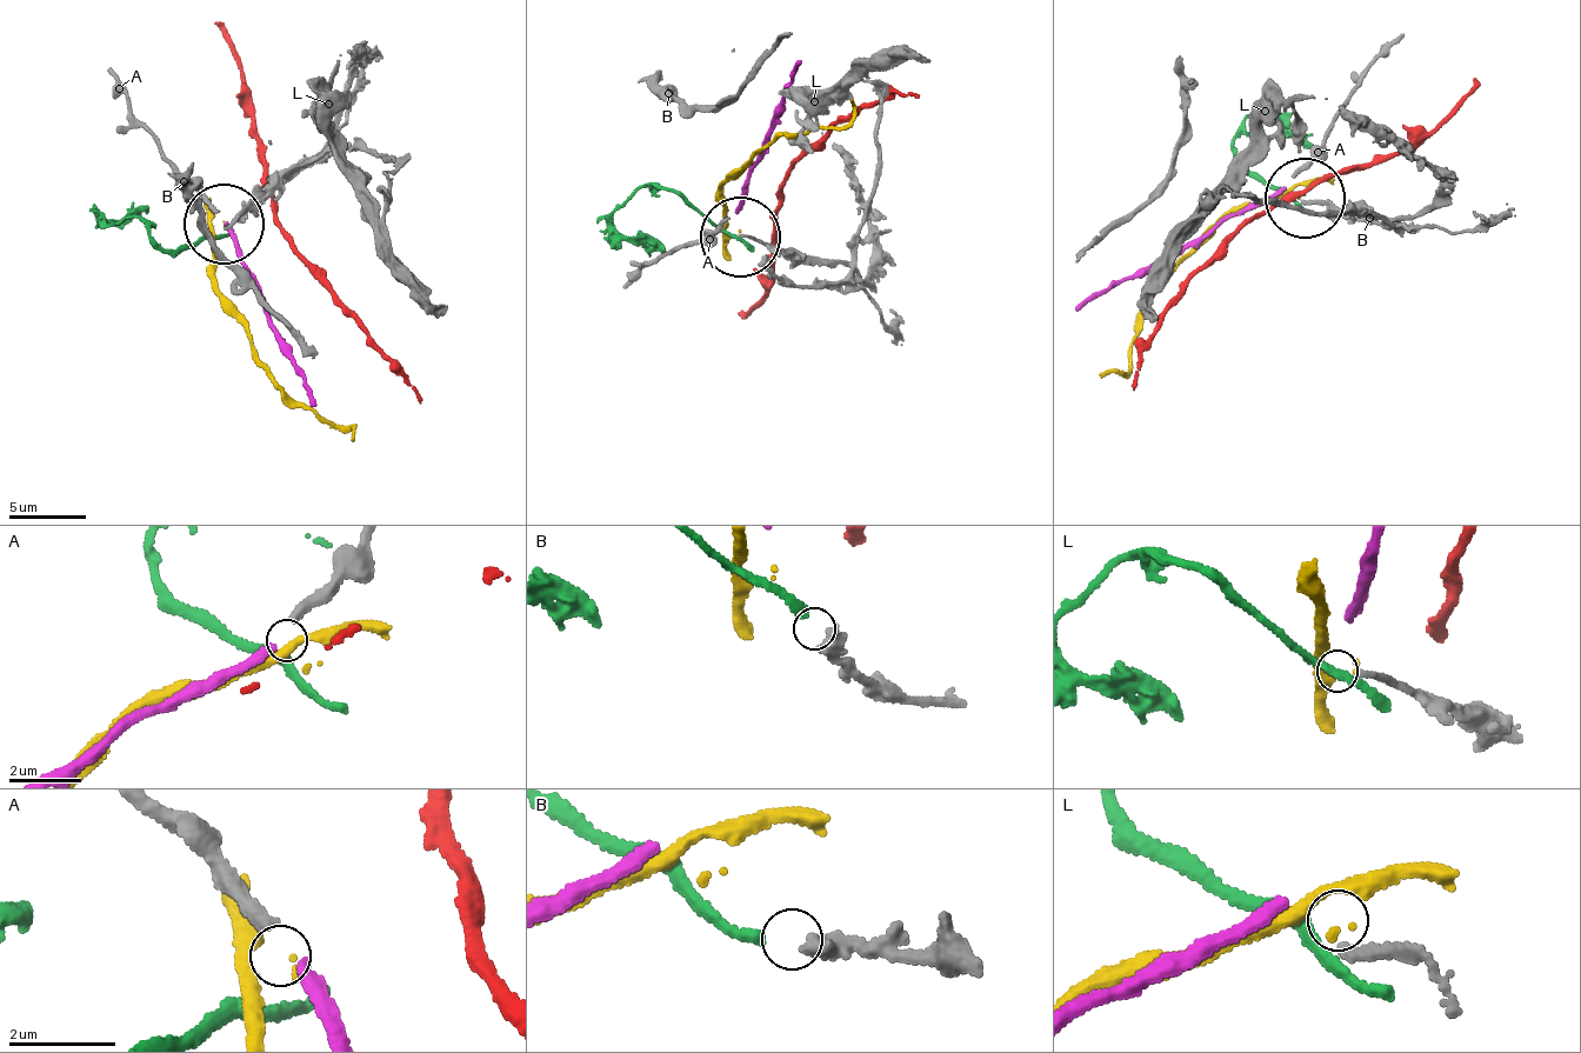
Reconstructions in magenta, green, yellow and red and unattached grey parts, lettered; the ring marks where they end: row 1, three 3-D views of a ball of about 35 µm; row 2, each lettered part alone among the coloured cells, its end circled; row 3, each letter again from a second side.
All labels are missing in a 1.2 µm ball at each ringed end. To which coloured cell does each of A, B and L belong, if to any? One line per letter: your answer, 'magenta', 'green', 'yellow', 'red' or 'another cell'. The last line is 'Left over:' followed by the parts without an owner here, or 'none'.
A: magenta
B: green
L: another cell
Left over: L

